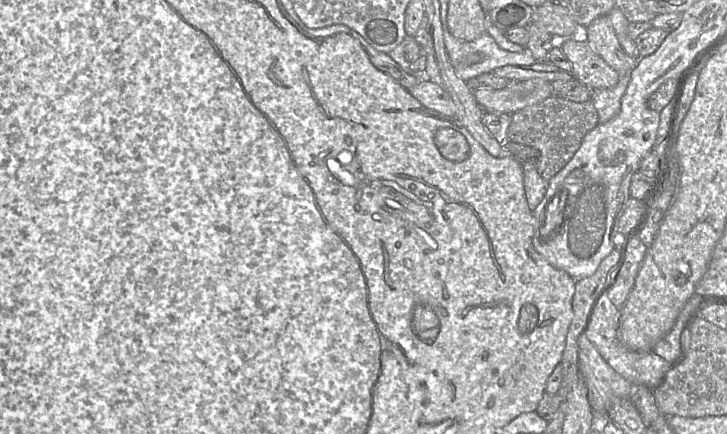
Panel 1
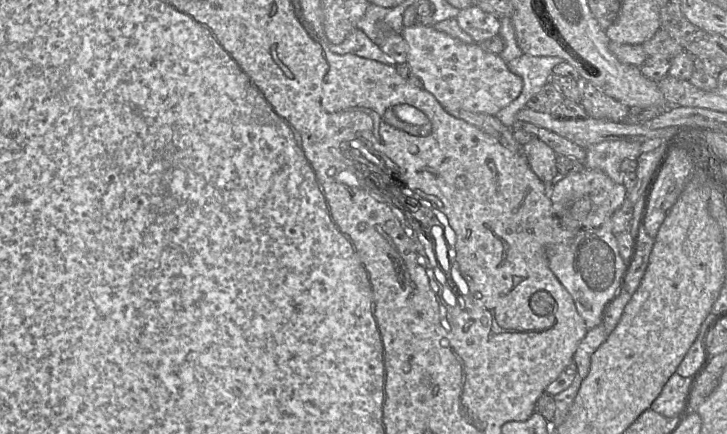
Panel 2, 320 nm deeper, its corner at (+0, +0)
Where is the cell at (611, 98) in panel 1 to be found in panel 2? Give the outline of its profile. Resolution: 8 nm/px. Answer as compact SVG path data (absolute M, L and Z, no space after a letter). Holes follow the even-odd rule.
M615 140L594 144L586 149L586 158L582 162L584 168L604 172L615 183L623 184L624 172L620 164L625 159L635 159L644 153L640 143Z

